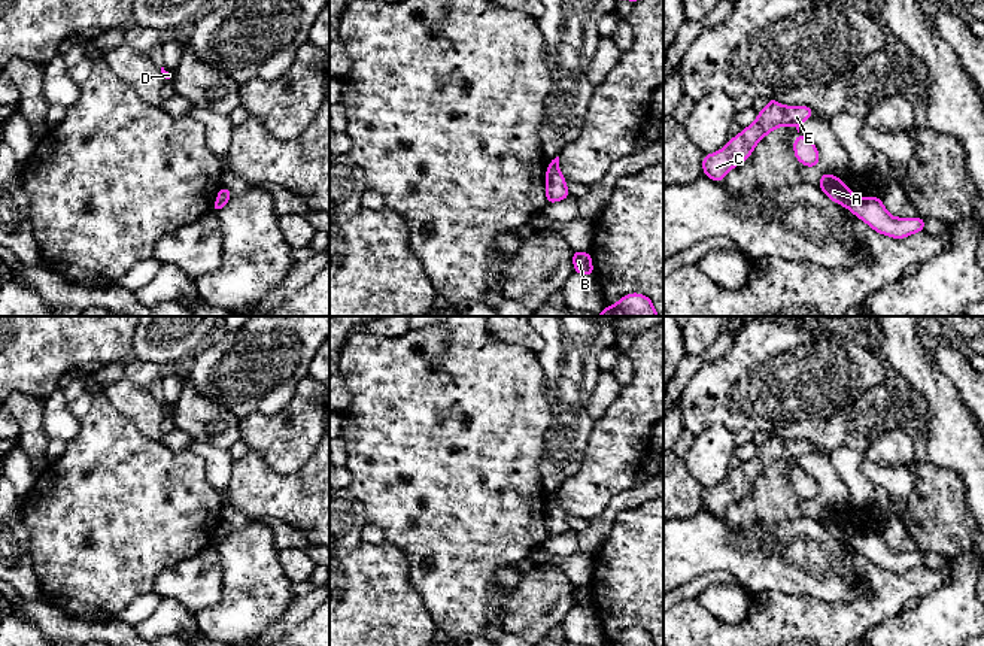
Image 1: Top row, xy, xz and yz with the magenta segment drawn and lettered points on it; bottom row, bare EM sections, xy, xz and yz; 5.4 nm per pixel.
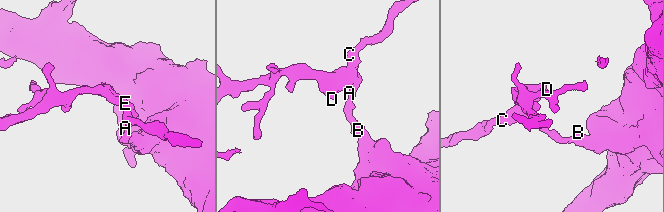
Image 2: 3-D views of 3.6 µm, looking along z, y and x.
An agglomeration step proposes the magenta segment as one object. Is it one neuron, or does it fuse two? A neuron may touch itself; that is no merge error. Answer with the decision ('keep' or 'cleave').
cleave

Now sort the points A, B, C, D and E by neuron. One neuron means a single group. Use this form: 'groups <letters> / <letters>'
groups A C D E / B

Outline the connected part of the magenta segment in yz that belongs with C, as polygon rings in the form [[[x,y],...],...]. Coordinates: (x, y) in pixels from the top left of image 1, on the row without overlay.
[[[774,431],[760,445],[756,455],[729,473],[729,477],[714,488],[702,492],[704,509],[716,516],[722,516],[729,504],[748,494],[754,480],[772,464],[783,460],[795,460],[798,467],[804,455],[811,452],[814,445],[807,440],[783,440]]]

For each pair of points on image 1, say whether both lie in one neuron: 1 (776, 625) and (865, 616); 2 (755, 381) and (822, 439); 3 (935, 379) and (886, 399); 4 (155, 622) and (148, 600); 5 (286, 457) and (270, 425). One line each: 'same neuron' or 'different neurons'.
1: same neuron
2: different neurons
3: different neurons
4: different neurons
5: same neuron

